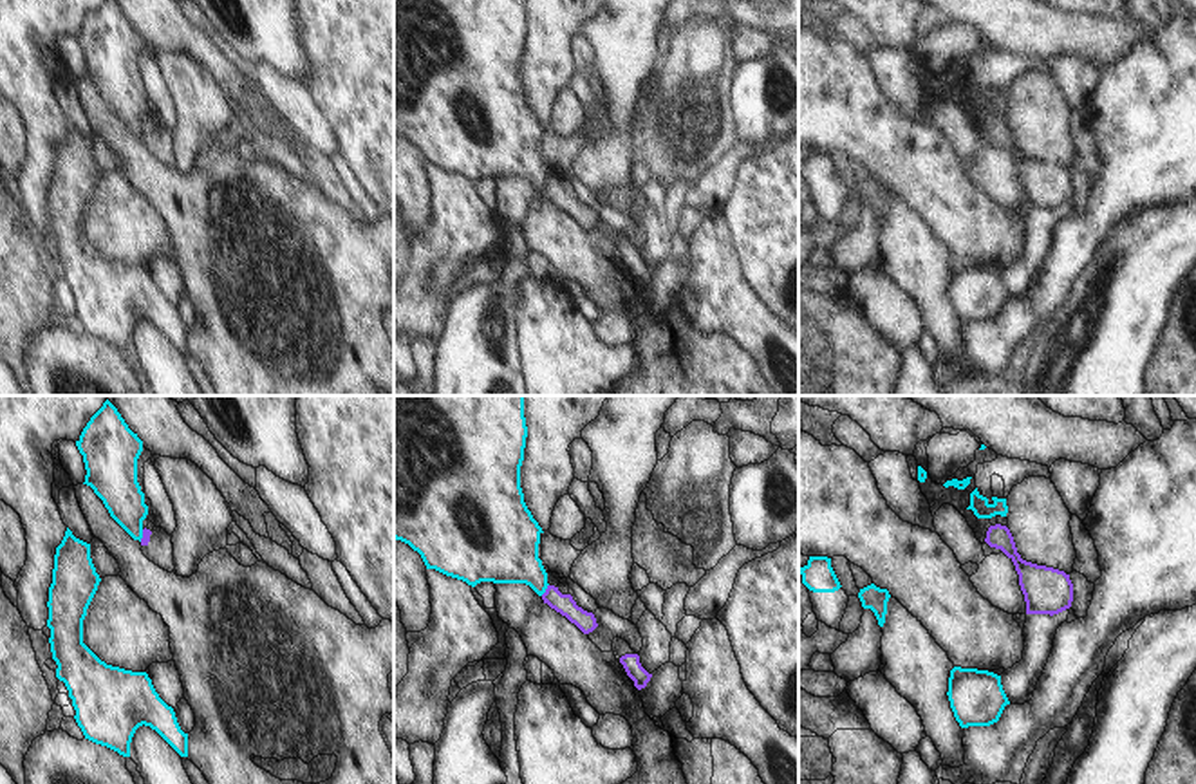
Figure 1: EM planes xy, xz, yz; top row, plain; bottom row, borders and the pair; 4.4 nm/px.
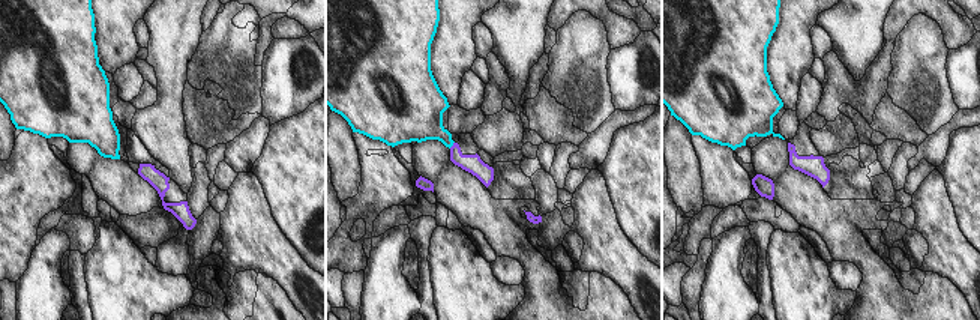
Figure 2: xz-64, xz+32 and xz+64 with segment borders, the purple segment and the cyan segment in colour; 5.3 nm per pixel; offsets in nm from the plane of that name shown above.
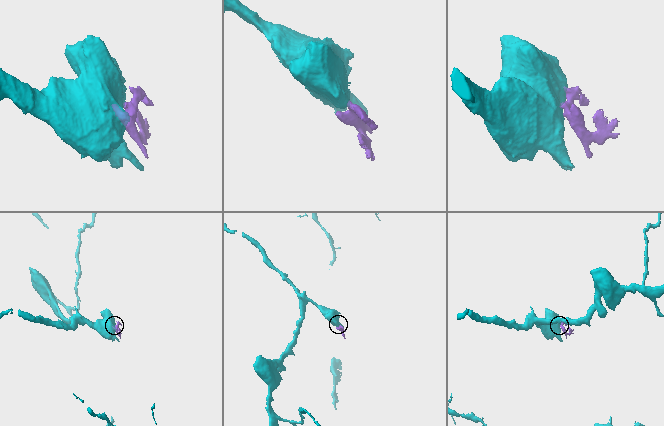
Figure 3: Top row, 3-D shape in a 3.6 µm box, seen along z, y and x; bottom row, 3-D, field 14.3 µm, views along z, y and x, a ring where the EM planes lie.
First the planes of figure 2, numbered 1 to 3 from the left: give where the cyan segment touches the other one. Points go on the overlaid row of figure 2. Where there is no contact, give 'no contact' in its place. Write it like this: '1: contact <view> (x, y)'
1: no contact
2: contact xz+32 (453, 144)
3: no contact

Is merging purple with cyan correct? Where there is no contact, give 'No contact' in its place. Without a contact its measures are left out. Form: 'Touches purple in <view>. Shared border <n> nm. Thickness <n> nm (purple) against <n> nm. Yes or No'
Touches purple in xz. Shared border 70 nm. Thickness 90 nm (purple) against 280 nm. No.

